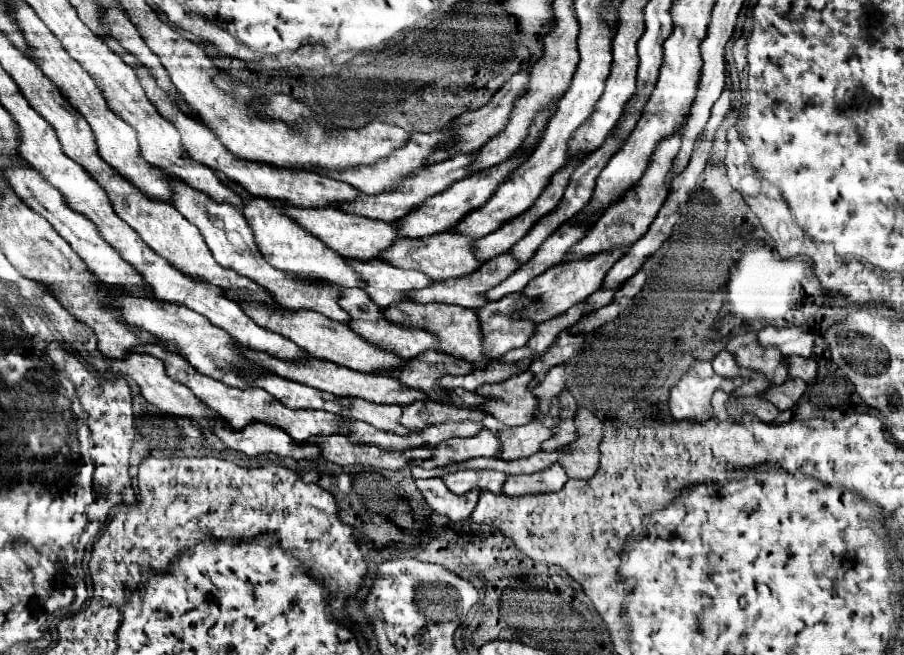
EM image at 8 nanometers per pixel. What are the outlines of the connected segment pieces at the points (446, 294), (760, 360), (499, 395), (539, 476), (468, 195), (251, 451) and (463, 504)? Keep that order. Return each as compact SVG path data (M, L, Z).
M497 255L489 261L485 261L477 271L473 271L471 275L465 277L457 277L453 281L437 281L425 289L413 289L409 293L405 293L409 297L409 301L417 301L417 303L451 303L451 305L461 305L461 307L471 307L471 309L479 309L479 305L485 305L485 291L489 291L491 287L499 285L505 277L509 277L509 273L513 273L519 267L519 263L509 255Z
M757 333L737 335L733 341L729 341L727 349L735 355L741 367L759 369L773 385L781 385L789 377L789 367L781 351L775 347L763 347L757 339Z
M503 381L495 385L481 385L477 393L485 397L485 401L477 405L477 409L497 417L497 421L501 421L503 425L509 425L509 427L525 425L535 415L537 399L527 387L505 391L505 381Z
M555 463L553 467L531 473L531 475L509 475L503 487L503 493L509 497L515 497L517 493L549 493L549 491L559 491L567 483L567 473L565 469Z
M509 157L501 165L489 167L479 173L471 173L469 177L465 177L465 181L457 181L457 185L451 185L449 189L445 189L445 193L437 193L437 197L429 197L429 201L423 201L421 205L417 205L417 209L413 209L413 213L407 213L405 217L401 217L401 221L395 221L397 231L401 233L401 237L427 237L433 233L453 229L453 225L457 225L457 221L461 221L467 213L485 205L487 199L495 193L495 189L505 181L505 177L509 177L509 173L513 169L517 169L523 161L525 161L525 157L519 157L519 159Z
M213 421L211 423L215 435L235 451L241 451L245 455L263 455L263 453L275 453L281 457L293 457L293 459L315 459L319 457L317 445L299 445L293 439L287 437L287 433L281 433L281 429L265 423L249 423L245 429L233 429L225 421Z
M439 477L417 479L417 487L423 493L427 505L435 513L449 517L451 521L469 519L477 501L479 501L479 491L477 489L471 489L467 495L455 495L445 487L445 483Z

